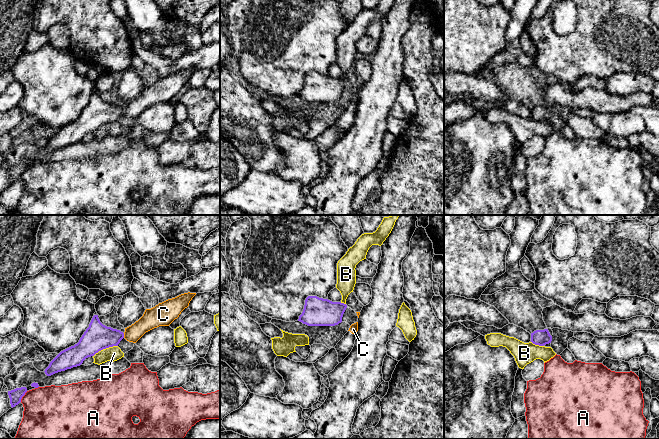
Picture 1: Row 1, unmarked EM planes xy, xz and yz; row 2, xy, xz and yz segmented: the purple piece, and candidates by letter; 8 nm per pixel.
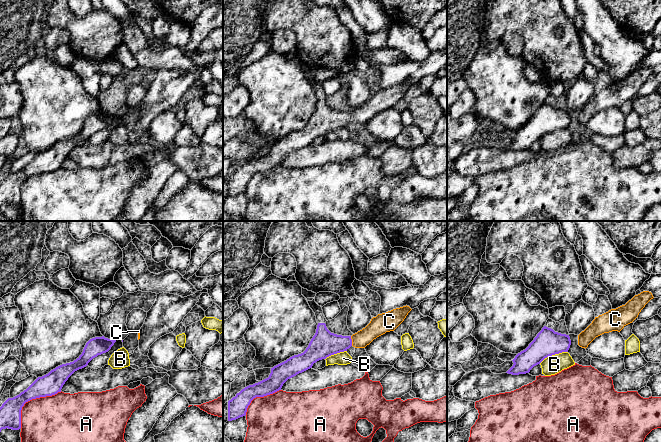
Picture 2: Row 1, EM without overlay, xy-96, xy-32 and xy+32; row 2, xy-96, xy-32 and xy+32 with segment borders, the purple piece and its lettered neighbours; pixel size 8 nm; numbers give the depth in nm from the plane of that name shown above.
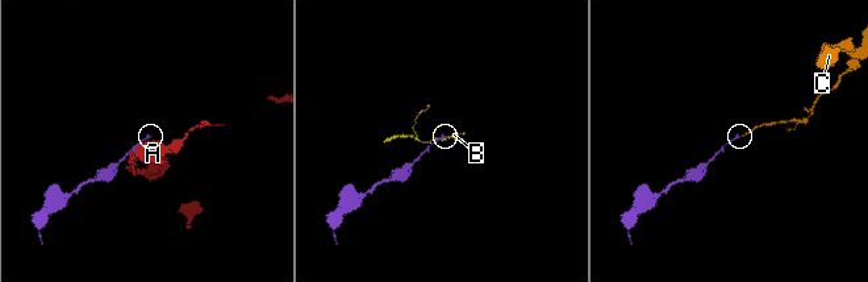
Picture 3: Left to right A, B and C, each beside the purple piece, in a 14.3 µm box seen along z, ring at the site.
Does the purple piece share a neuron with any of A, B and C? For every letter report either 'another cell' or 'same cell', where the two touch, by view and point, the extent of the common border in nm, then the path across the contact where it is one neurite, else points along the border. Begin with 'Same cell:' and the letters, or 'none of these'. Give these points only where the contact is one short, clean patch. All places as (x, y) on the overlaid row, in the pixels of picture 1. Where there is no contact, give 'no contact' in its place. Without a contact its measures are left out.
Same cell: C
A: another cell | xy (23, 395) | 110 nm
B: another cell | xy (105, 348) | 220 nm | along xy (117, 345), (103, 348), (93, 356)
C: same cell | xy (123, 335) | 40 nm | across xy (97, 336), (123, 335), (132, 334), (150, 320)

